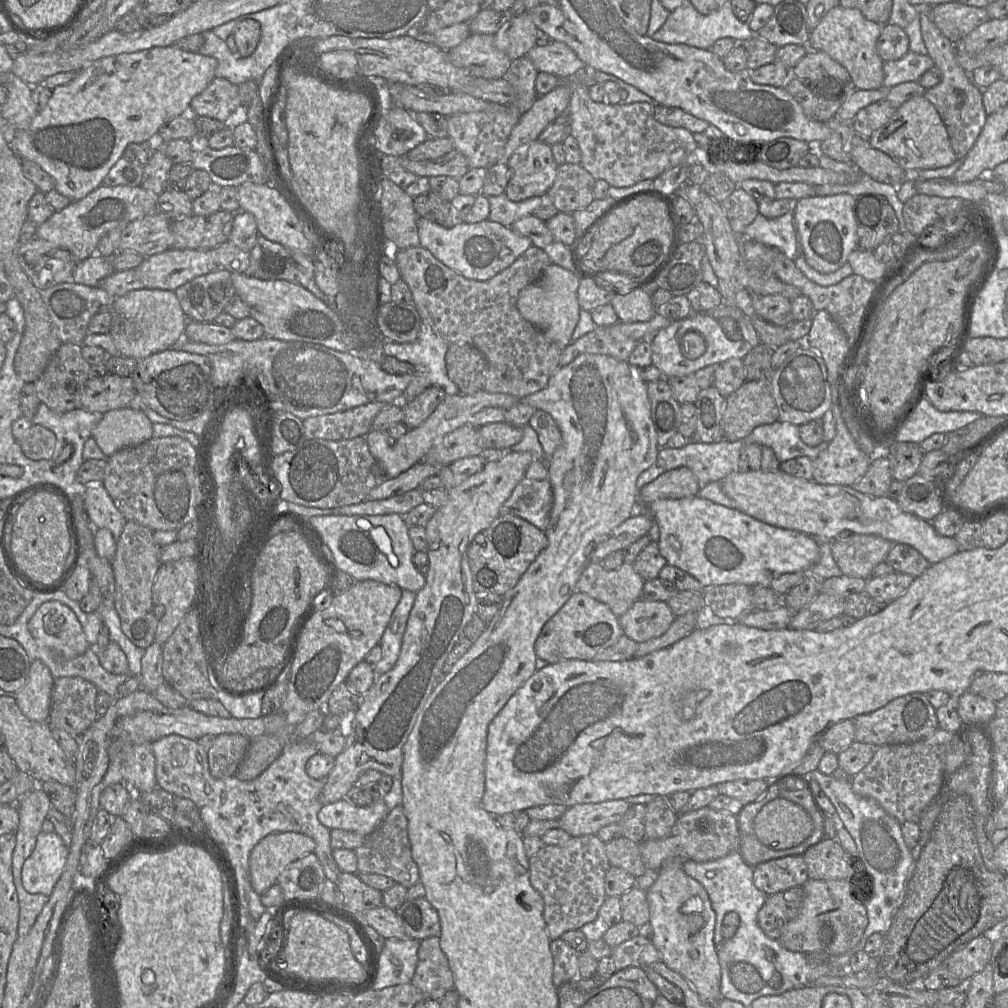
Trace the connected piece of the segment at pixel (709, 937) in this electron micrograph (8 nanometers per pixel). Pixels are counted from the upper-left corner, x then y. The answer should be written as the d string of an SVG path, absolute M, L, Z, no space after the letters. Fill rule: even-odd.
M674 858L665 862L658 871L657 879L646 892L649 922L653 929L651 943L668 968L687 979L704 1002L715 1005L722 999L721 966L714 944L716 913L702 884L685 873L685 861Z

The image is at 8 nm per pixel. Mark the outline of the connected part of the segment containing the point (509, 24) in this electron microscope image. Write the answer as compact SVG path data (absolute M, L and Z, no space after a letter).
M525 11L506 21L494 35L496 47L512 61L525 56L537 41L538 28Z

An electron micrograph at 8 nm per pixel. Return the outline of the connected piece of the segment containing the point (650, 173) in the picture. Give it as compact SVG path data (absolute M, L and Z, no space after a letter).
M572 79L570 84L570 134L578 142L581 151L580 165L595 180L605 180L614 187L628 187L643 180L654 180L674 166L704 161L693 133L685 128L670 127L658 122L651 104L635 102L621 105L595 102L590 97L589 87Z

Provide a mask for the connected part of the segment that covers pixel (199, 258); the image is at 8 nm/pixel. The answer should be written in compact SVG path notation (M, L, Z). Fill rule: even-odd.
M175 249L168 250L146 257L135 269L144 288L174 291L192 279L208 274L217 269L213 258L213 250Z

